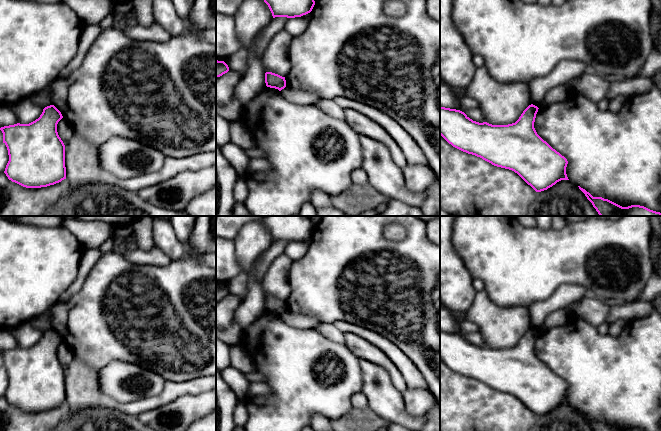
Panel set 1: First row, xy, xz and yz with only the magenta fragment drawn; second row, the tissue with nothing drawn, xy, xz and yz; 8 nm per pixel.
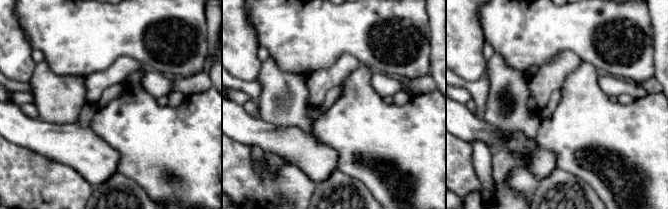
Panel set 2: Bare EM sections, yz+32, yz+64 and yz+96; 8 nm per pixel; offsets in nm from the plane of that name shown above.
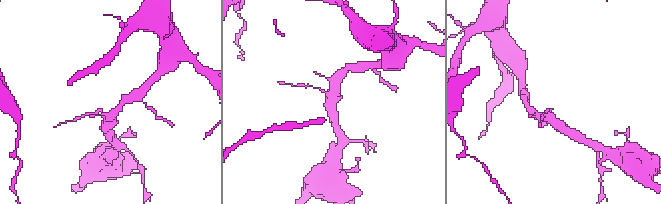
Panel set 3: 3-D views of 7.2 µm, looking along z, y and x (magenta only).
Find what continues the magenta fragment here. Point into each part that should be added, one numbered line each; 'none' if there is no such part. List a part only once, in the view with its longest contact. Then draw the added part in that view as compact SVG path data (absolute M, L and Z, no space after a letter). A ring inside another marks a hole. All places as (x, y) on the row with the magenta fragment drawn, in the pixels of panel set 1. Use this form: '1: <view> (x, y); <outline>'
none

